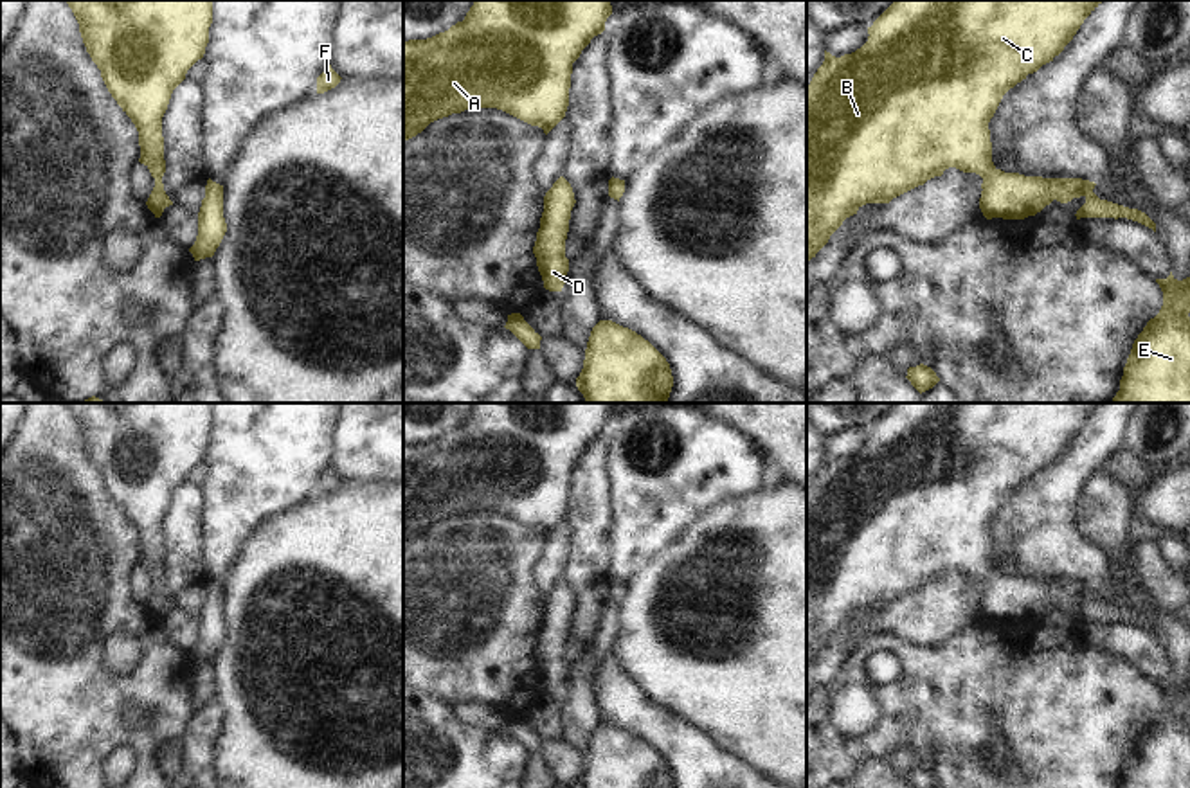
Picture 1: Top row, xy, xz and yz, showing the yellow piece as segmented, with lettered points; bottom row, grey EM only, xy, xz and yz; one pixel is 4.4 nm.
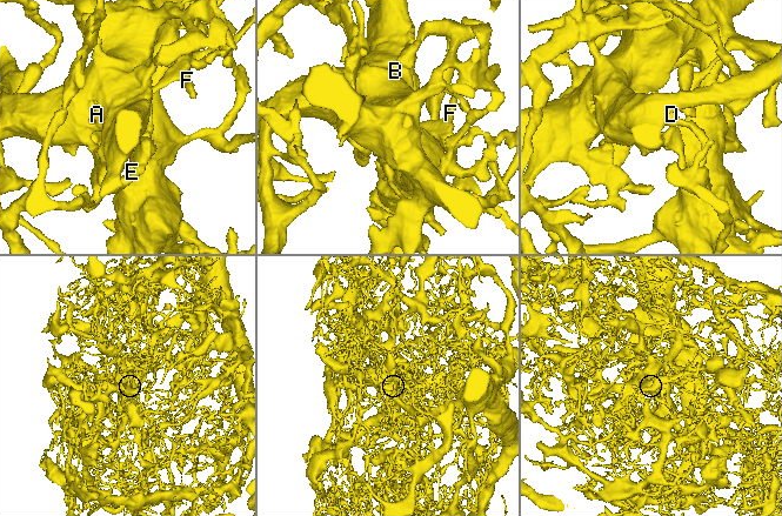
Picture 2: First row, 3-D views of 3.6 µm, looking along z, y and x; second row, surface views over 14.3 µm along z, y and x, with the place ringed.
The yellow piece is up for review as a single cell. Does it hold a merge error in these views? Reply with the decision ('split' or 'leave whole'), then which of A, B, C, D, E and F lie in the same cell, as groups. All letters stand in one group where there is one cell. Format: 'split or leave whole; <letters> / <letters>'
leave whole; A B C D E F

